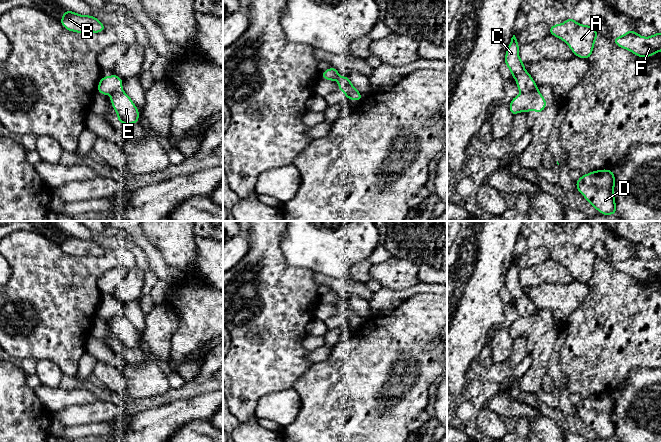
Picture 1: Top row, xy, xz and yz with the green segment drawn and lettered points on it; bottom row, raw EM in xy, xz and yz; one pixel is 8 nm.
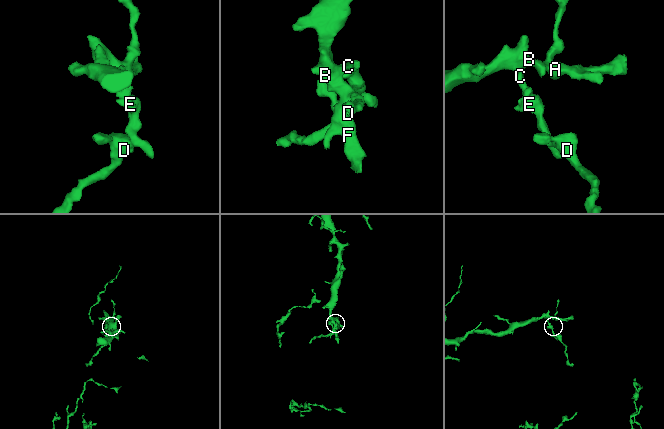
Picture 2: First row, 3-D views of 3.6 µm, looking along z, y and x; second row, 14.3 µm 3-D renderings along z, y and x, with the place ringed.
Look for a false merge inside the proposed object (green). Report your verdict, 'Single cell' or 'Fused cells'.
Fused cells

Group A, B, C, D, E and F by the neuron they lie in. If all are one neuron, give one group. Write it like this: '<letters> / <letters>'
A B C F / D E

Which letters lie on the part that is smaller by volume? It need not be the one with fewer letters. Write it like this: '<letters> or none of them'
D, E

